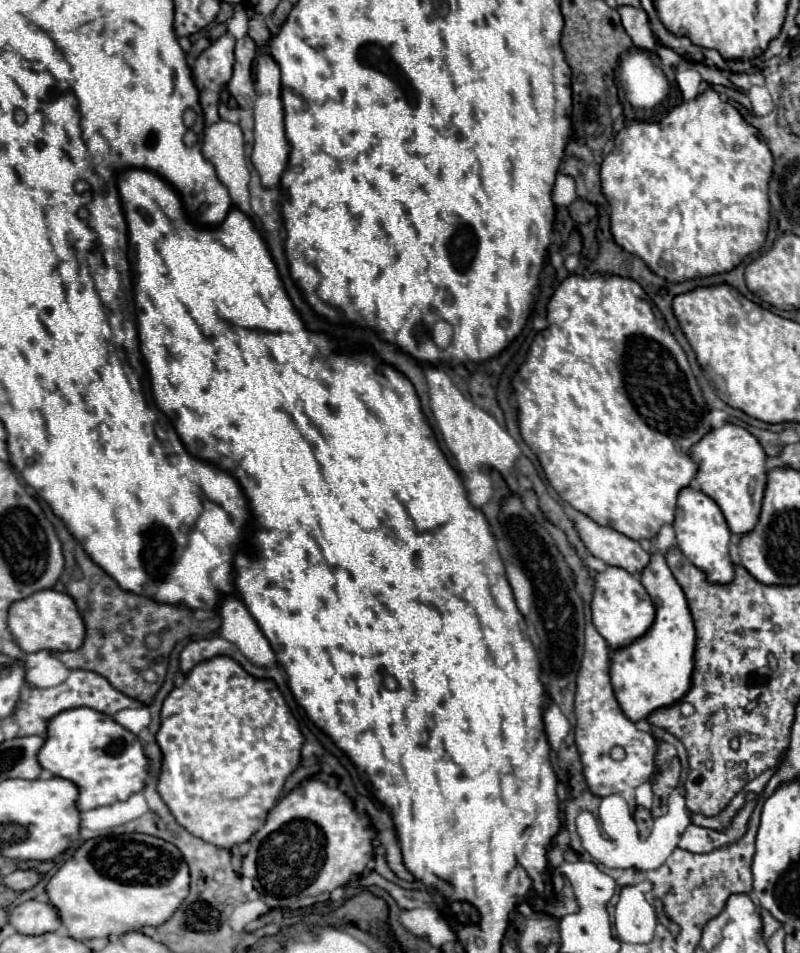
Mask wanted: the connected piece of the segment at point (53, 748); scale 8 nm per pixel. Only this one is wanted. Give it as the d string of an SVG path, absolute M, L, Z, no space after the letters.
M73 708L51 718L37 760L41 768L53 776L77 784L79 812L127 800L131 794L143 790L147 778L147 758L139 738L121 724L115 724L111 716L95 712L93 708Z

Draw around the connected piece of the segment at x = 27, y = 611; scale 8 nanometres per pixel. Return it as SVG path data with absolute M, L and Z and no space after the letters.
M55 590L35 592L23 600L13 602L9 608L7 626L19 648L25 652L39 652L39 650L67 652L81 648L85 640L85 624L83 618L79 616L79 610L75 608L73 598L65 592Z

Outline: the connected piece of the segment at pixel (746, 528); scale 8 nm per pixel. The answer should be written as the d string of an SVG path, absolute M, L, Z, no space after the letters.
M725 424L699 440L691 448L691 454L699 462L695 486L717 502L731 532L737 536L753 532L759 522L763 492L767 486L767 454L759 440L741 426Z

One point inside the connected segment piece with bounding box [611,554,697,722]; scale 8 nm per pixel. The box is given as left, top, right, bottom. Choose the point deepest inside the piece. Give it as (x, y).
(654, 672)

